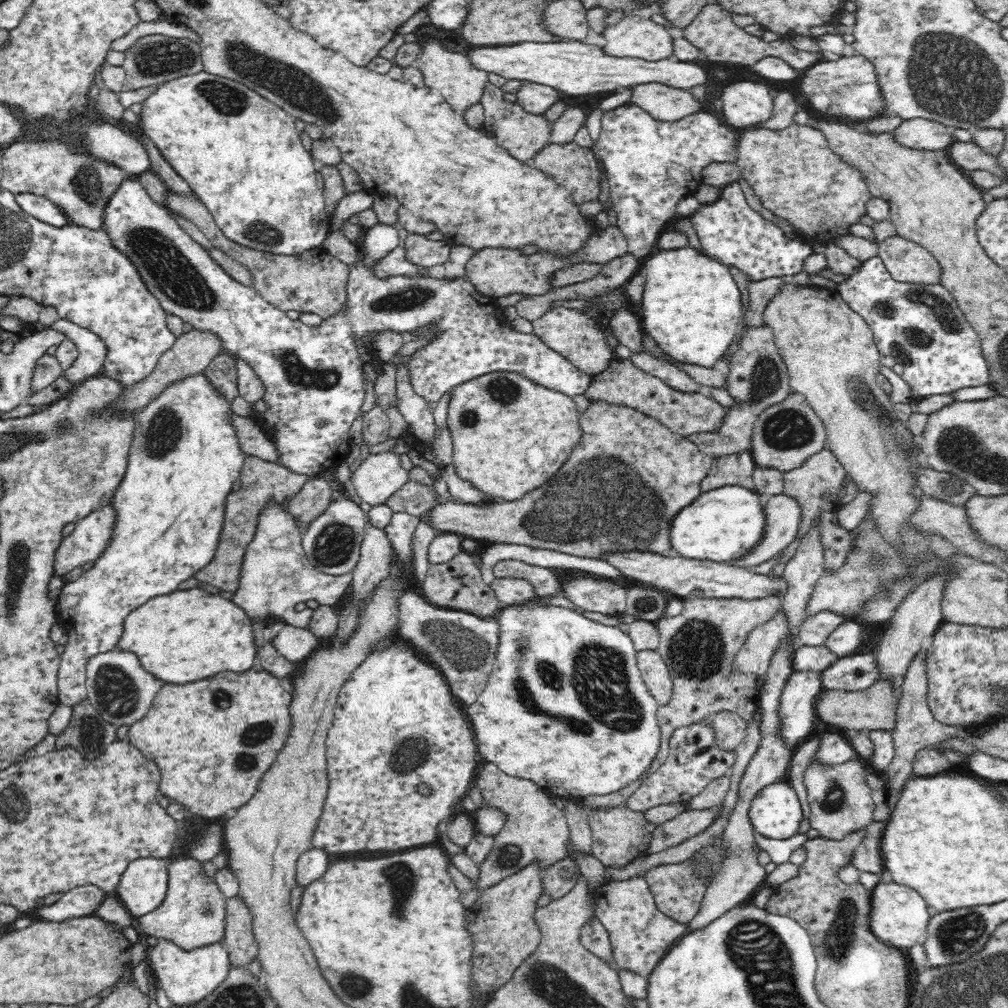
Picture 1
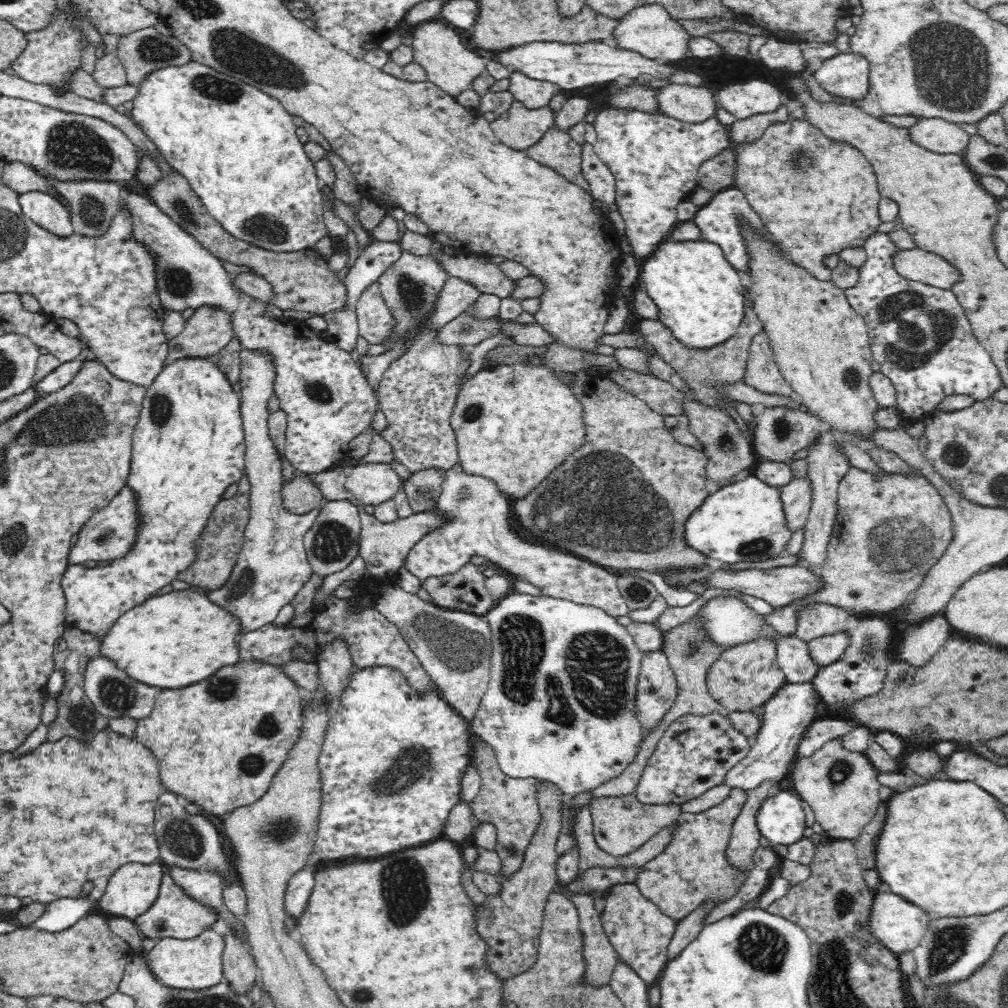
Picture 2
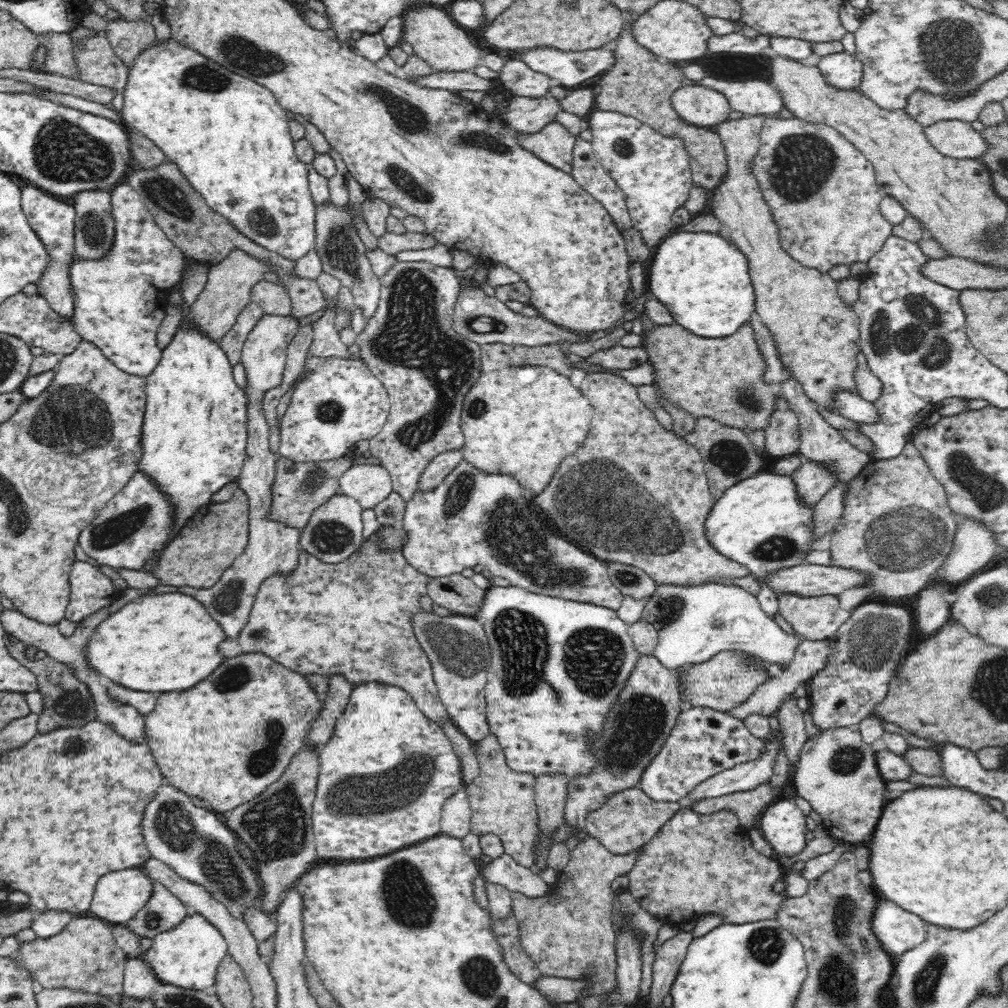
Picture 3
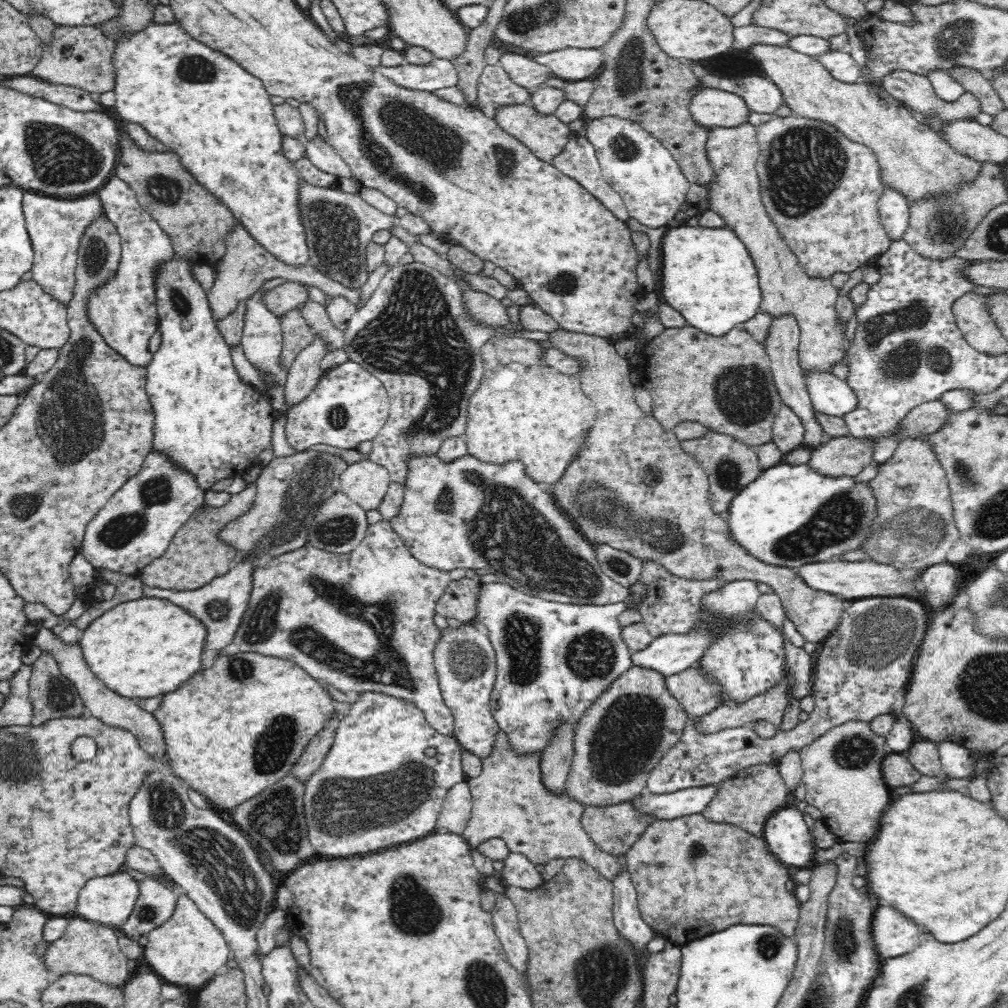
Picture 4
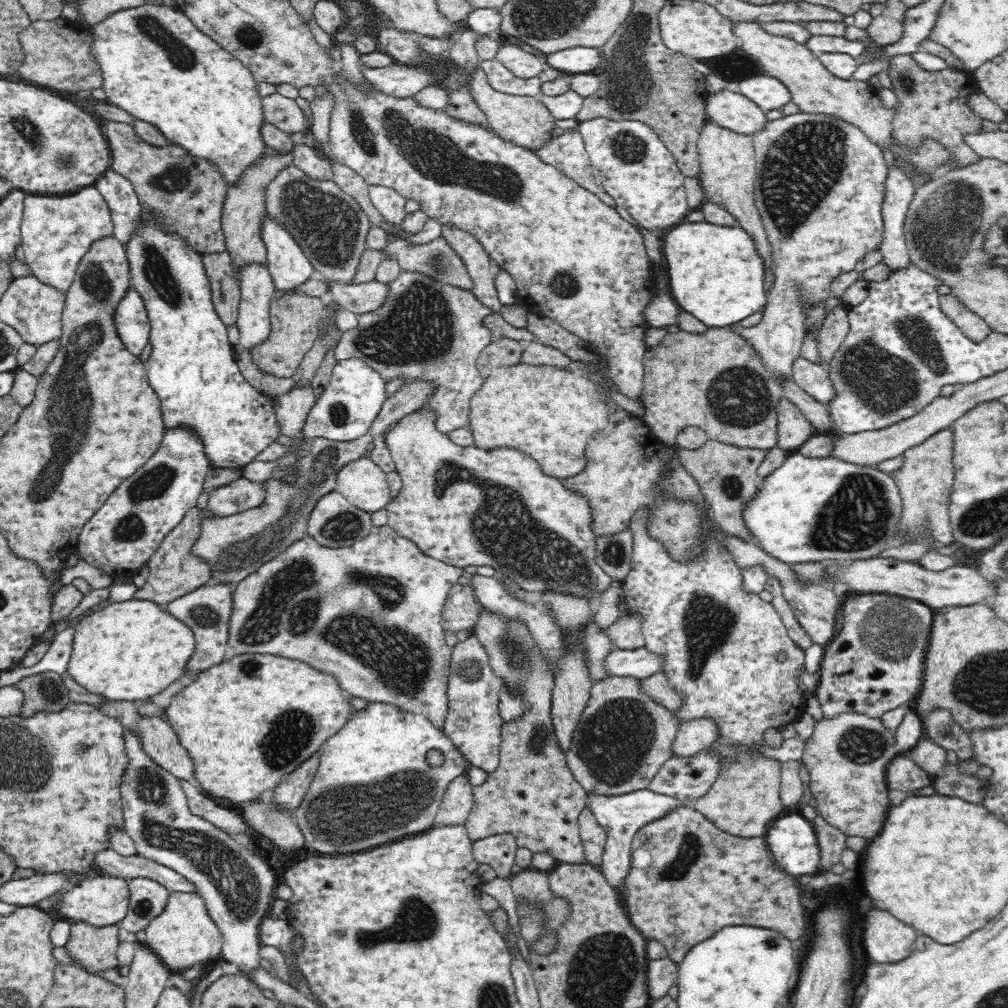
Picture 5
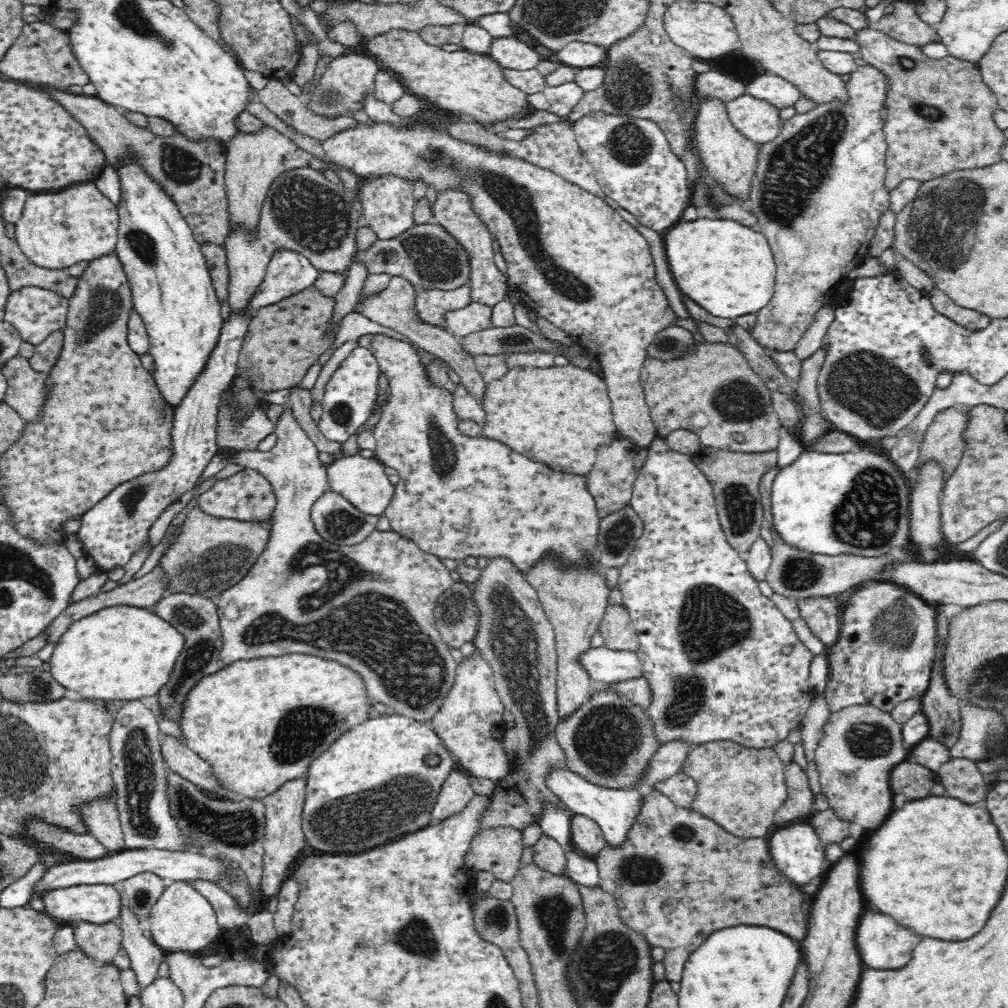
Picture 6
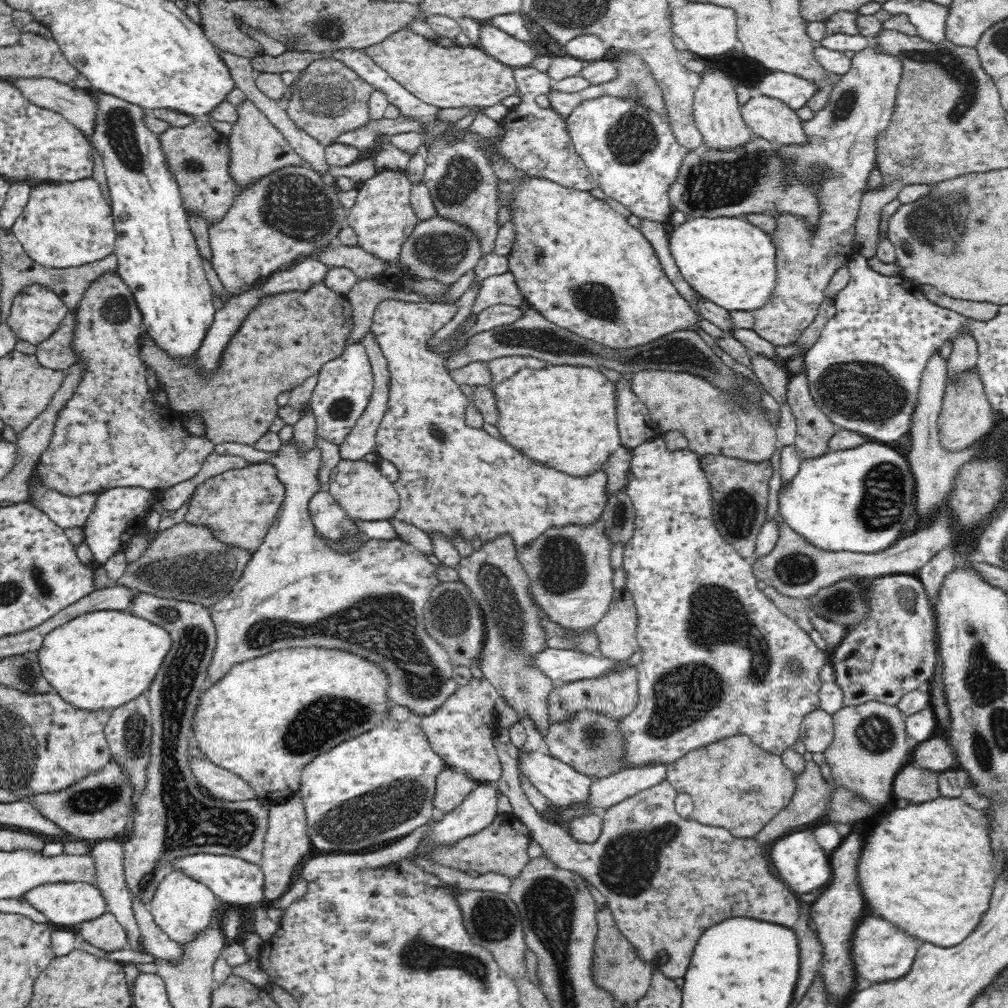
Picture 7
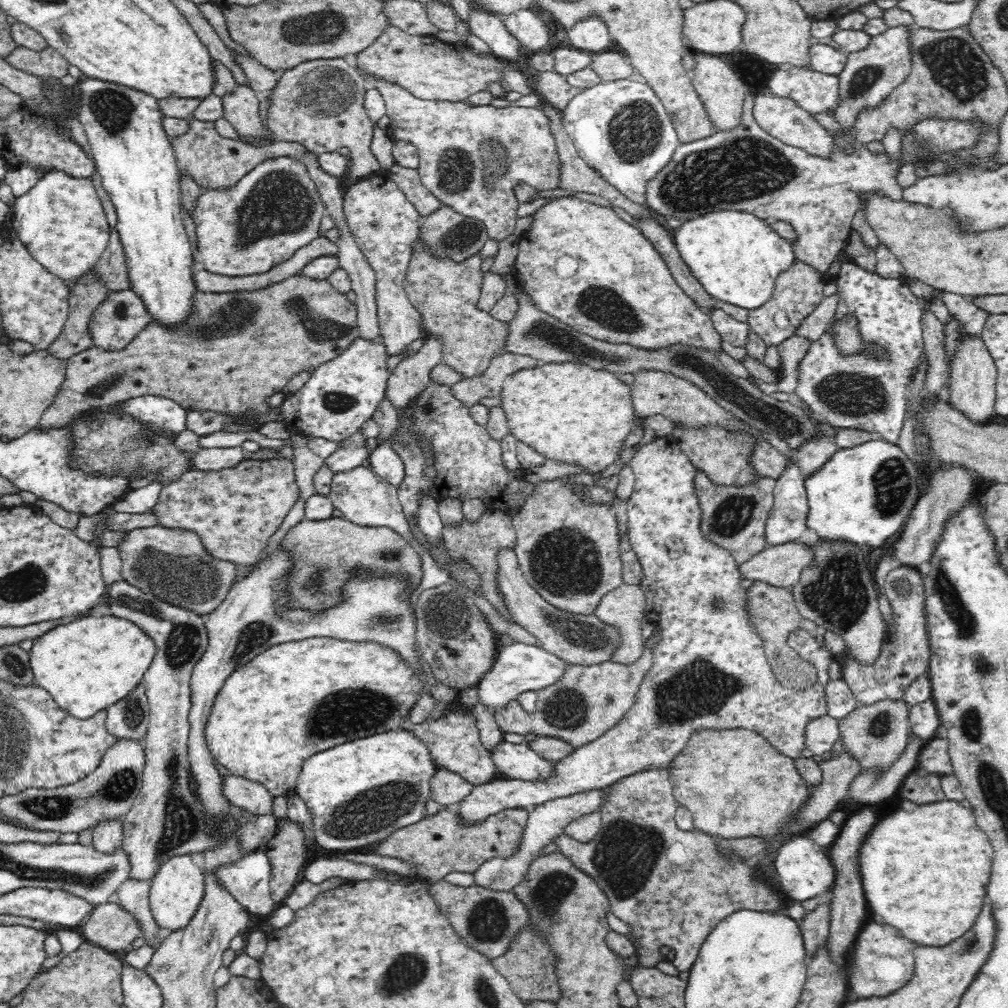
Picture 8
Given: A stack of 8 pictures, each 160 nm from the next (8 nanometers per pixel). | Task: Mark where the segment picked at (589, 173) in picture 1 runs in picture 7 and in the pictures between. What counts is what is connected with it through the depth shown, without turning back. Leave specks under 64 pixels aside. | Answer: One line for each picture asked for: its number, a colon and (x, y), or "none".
2: (556, 149)
3: (554, 144)
4: (546, 136)
5: (525, 121)
6: (468, 83)
7: (460, 76)

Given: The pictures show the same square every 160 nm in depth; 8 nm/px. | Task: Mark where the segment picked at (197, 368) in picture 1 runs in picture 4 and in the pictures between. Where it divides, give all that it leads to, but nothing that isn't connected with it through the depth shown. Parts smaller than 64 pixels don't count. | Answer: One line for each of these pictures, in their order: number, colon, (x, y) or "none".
2: (208, 331)
3: (227, 292)
4: (245, 266)

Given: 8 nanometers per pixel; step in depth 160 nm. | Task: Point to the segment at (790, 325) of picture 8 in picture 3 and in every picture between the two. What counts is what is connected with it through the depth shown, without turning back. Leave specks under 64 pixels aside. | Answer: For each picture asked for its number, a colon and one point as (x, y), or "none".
3: (840, 222)
4: (822, 193)
5: (834, 223)
6: (818, 192)
7: (840, 152)

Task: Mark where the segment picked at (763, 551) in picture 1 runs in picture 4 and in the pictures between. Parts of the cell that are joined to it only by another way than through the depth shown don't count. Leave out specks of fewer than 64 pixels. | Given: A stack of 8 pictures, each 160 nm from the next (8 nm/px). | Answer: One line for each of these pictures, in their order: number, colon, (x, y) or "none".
2: (796, 495)
3: (812, 482)
4: (840, 457)

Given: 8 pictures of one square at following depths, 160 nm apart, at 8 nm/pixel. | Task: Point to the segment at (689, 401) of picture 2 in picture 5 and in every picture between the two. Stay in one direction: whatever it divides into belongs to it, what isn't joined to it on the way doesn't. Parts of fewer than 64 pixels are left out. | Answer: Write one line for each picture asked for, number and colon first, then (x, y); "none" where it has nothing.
3: (729, 457)
4: (730, 465)
5: (728, 477)

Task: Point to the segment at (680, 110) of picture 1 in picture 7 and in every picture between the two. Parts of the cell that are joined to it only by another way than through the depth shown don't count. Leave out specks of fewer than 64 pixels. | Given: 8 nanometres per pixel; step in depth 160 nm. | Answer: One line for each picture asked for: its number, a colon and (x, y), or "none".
2: (687, 105)
3: (704, 108)
4: (709, 108)
5: (727, 109)
6: (757, 120)
7: (767, 118)

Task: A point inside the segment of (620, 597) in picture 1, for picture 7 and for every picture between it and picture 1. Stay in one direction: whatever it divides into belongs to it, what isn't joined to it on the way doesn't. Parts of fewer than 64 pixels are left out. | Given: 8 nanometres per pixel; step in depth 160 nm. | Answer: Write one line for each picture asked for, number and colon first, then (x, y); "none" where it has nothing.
2: (479, 523)
3: (472, 519)
4: (466, 515)
5: (462, 506)
6: (458, 496)
7: (453, 479)

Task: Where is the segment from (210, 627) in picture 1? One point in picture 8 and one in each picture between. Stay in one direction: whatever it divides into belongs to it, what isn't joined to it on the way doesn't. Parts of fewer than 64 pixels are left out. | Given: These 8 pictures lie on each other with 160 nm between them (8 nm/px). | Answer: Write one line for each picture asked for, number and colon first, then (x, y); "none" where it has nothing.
2: (171, 641)
3: (161, 642)
4: (141, 648)
5: (130, 650)
6: (122, 652)
7: (101, 660)
8: (87, 665)

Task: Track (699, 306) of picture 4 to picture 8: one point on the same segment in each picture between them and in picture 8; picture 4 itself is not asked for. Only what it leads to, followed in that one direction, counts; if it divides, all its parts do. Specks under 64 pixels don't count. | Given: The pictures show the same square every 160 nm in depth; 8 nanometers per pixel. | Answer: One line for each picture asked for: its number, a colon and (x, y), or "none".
5: (715, 272)
6: (727, 269)
7: (728, 261)
8: (737, 256)

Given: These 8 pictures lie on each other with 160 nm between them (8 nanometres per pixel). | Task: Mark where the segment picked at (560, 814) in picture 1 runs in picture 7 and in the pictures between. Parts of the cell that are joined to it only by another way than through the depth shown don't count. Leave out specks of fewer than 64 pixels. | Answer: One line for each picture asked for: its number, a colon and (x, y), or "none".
2: (511, 805)
3: (501, 801)
4: (510, 801)
5: (531, 795)
6: (514, 635)
7: (514, 634)

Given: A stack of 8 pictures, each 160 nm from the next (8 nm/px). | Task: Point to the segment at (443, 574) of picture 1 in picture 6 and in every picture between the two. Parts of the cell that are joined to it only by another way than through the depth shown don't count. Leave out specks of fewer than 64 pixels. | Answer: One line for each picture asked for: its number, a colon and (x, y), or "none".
2: (465, 590)
3: (459, 595)
4: (459, 600)
5: (461, 610)
6: (457, 615)

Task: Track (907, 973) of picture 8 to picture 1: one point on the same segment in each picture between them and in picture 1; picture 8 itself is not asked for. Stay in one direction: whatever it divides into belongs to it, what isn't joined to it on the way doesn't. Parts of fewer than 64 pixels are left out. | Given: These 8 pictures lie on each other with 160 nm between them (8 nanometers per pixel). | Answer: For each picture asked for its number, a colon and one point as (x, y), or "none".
1: (899, 917)
2: (899, 925)
3: (898, 931)
4: (894, 935)
5: (886, 939)
6: (883, 944)
7: (881, 951)

